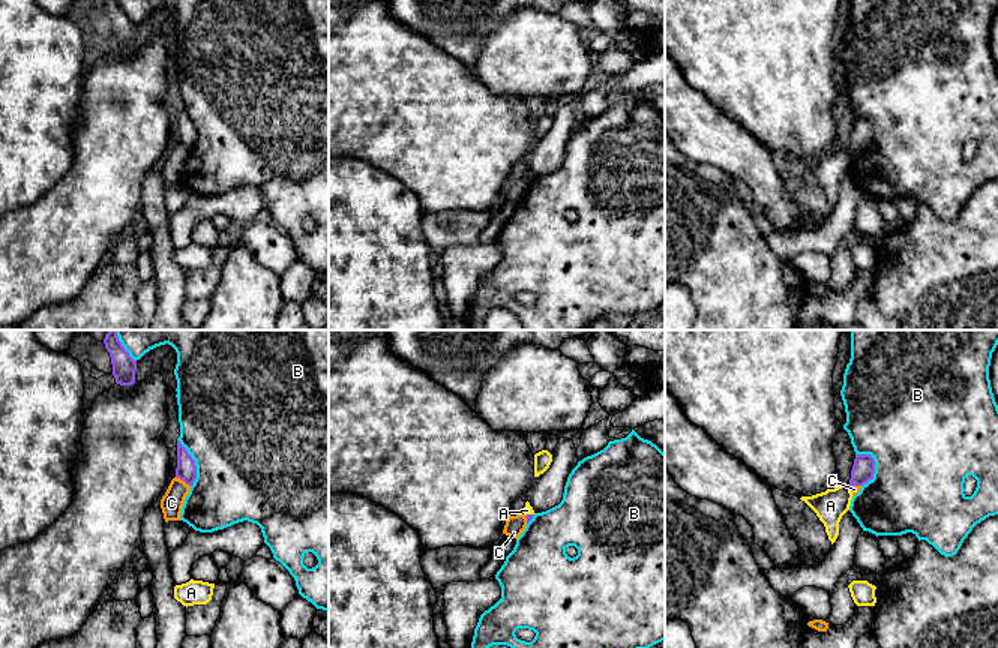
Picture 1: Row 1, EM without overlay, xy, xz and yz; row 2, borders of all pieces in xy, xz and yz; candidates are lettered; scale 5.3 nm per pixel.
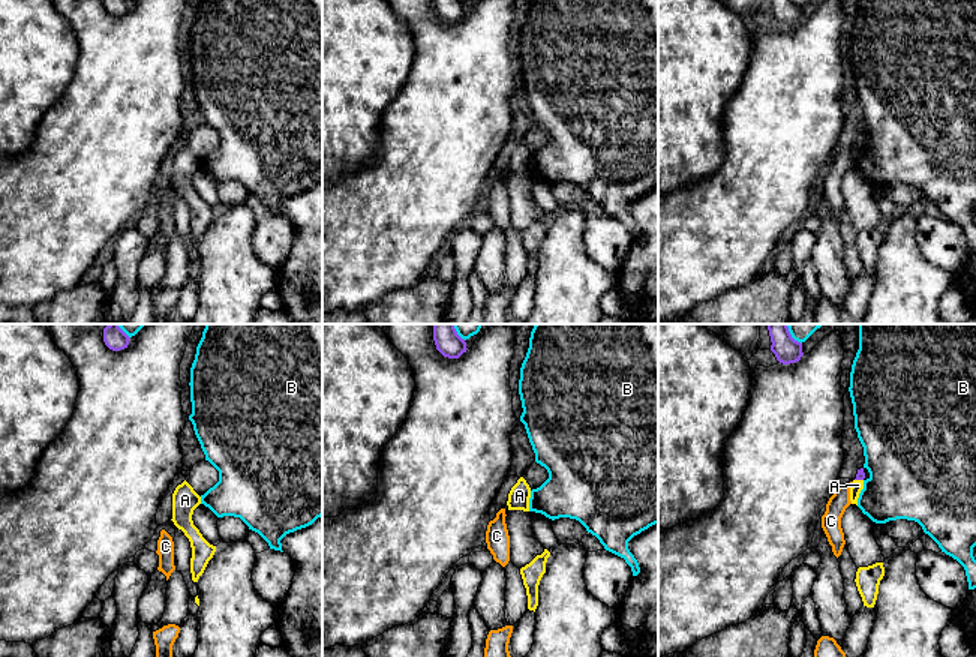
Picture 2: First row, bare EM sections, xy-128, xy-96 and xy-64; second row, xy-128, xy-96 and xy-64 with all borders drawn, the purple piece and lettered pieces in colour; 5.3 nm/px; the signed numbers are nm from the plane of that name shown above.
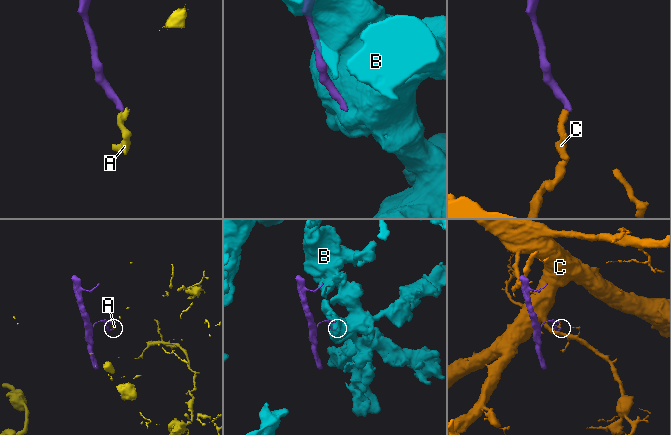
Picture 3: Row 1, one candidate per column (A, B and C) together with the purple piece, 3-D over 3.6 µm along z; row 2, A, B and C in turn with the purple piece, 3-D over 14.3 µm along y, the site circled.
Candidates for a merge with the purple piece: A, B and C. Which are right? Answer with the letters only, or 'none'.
none

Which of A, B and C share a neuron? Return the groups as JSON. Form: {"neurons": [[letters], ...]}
{"neurons": [["A"], ["B"], ["C"]]}

